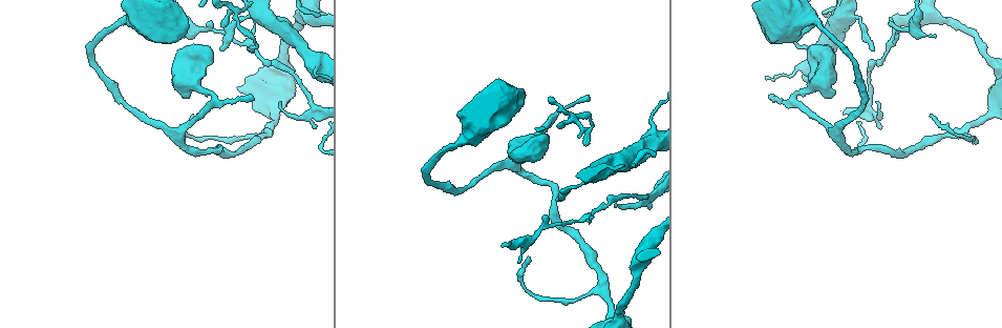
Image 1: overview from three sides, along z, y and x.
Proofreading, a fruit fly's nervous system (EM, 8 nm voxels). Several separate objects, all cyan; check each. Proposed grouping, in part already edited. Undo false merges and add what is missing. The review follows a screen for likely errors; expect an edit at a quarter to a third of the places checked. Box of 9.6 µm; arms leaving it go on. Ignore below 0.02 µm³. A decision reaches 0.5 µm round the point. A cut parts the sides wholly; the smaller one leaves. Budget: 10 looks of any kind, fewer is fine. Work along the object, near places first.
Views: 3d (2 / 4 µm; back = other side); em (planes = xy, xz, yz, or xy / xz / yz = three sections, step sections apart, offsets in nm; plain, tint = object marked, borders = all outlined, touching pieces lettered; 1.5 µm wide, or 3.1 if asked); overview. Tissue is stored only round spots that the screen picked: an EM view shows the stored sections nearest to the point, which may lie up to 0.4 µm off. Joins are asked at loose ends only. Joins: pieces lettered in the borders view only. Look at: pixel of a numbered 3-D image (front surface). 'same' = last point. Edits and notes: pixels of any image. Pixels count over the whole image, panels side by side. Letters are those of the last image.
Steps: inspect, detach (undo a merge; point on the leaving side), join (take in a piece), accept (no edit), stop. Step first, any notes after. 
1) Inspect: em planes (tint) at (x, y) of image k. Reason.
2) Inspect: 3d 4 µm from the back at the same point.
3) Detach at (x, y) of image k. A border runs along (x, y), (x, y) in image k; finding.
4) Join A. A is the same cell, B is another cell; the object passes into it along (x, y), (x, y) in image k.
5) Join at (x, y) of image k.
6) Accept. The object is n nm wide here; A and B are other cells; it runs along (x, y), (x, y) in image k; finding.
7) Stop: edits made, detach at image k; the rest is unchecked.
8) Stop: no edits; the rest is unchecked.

Inspect: em planes (borders) at (511, 245) of image 1. Thick turns thin.

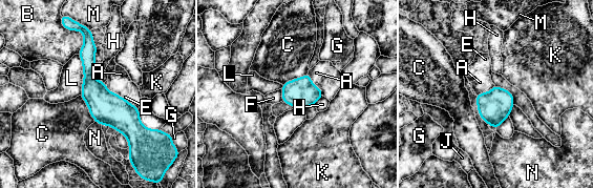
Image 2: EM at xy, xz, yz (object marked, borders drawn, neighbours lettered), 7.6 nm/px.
Accept. The object is 240 nm wide here; the longest contact is with L, 320 nm; A, B, C, E, F, G, H, J, K, L, M and N are other cells; all the same cell.

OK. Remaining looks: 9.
Inspect: 3d 4 µm at (796, 99) of image 1. Sharp bend.

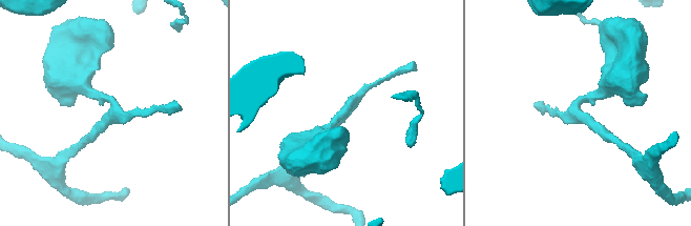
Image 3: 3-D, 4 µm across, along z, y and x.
Inspect: em planes (borders) at (578, 110) of image 3. Need the tissue.

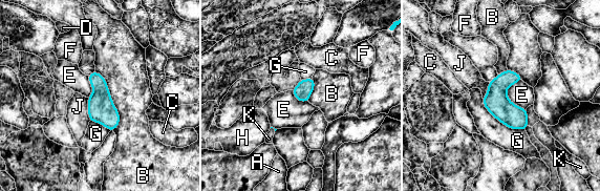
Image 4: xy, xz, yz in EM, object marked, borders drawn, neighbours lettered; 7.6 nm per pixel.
Accept. A, B, C, D, E, F, G, H, J and K are other cells; a border runs along (520, 80), (507, 97), (526, 109) in image 4; one cell here.

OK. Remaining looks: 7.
Inspect: 3d 2 µm at (222, 26) of image 1. Thin end.

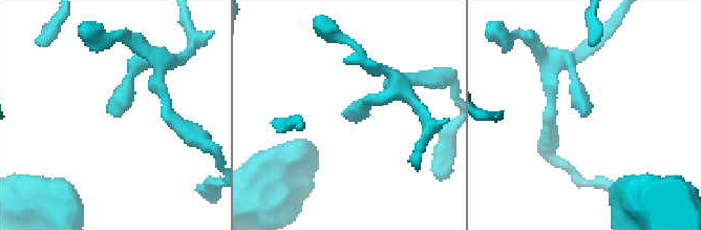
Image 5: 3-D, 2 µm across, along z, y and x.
Inspect: em xy step 8 (borders) at (350, 115) of image 5.

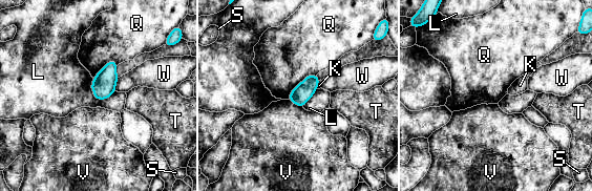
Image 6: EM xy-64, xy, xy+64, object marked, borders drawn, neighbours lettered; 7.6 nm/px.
Accept. The object is 150 nm wide here; K, L, Q, S, T, V and W are other cells; a border runs along (316, 75), (308, 75), (288, 99) in image 6; no lettered piece goes on from it.

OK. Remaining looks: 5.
Inspect: 3d 4 µm at (192, 115) of image 1. Thin end.

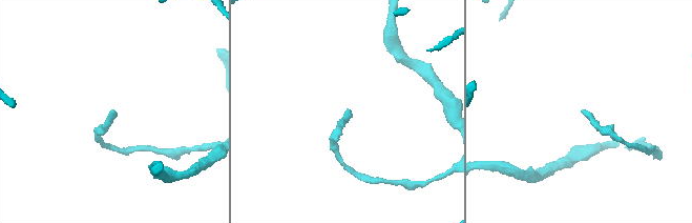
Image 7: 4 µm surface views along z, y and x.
Inspect: em planes (borders) at (583, 110) of image 7. Need the tissue.

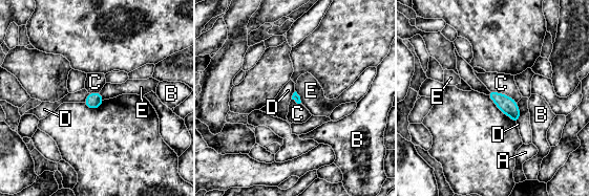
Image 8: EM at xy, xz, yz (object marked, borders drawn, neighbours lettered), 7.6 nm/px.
Accept. A, B, C, D and E are other cells; a border runs along (489, 90), (504, 93), (517, 104) in image 8; none of them fits.

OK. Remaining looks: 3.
Stop: no edits; the rest is unchecked.

